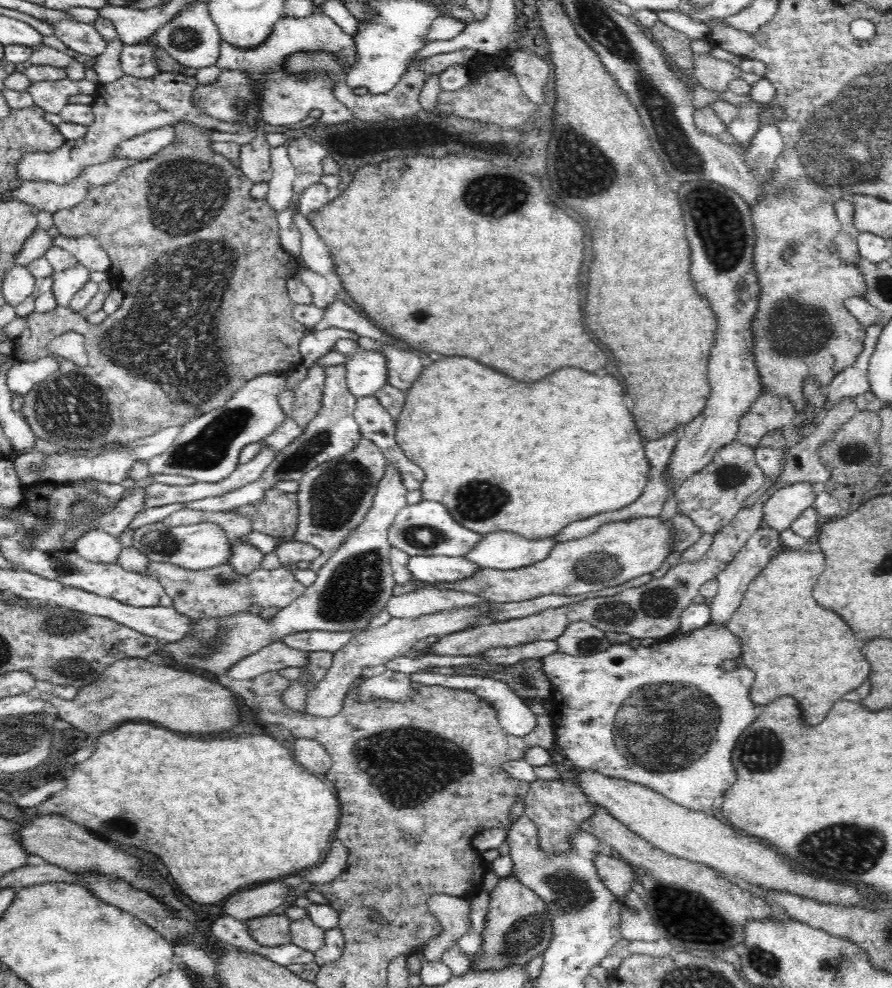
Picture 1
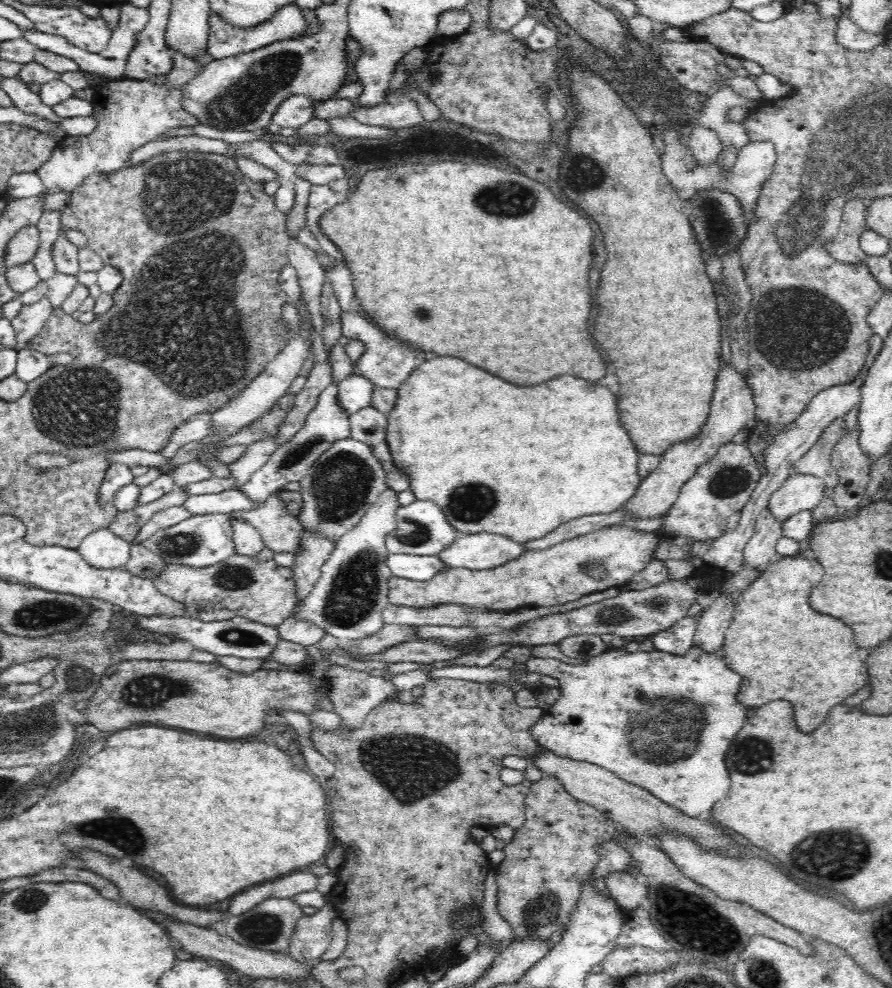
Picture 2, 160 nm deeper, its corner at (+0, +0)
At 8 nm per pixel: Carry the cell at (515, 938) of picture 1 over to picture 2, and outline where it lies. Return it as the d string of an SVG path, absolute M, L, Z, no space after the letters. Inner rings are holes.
M546 775L539 782L531 784L524 800L524 810L524 824L514 831L514 838L504 848L504 860L495 867L498 913L512 925L514 939L548 939L556 929L569 922L580 900L584 882L592 878L596 864L600 862L599 847L615 838L619 826L594 806L576 800L552 775Z

